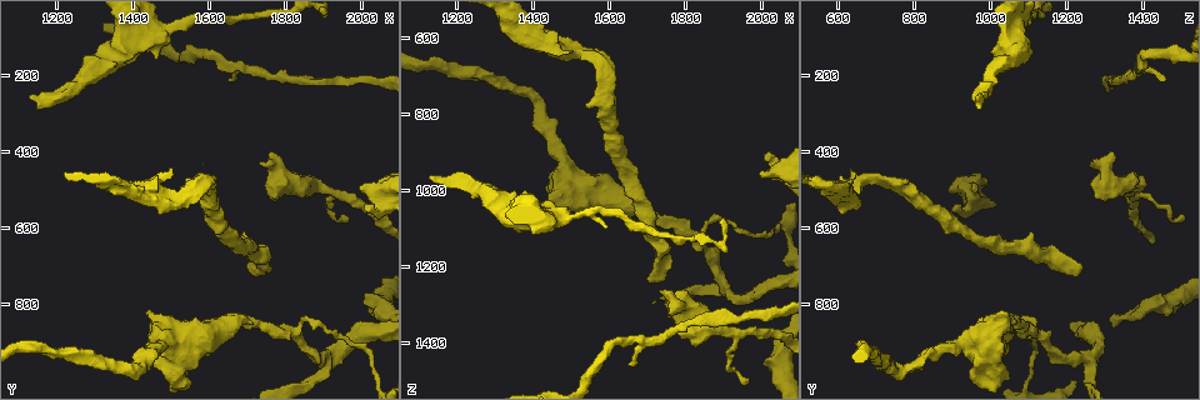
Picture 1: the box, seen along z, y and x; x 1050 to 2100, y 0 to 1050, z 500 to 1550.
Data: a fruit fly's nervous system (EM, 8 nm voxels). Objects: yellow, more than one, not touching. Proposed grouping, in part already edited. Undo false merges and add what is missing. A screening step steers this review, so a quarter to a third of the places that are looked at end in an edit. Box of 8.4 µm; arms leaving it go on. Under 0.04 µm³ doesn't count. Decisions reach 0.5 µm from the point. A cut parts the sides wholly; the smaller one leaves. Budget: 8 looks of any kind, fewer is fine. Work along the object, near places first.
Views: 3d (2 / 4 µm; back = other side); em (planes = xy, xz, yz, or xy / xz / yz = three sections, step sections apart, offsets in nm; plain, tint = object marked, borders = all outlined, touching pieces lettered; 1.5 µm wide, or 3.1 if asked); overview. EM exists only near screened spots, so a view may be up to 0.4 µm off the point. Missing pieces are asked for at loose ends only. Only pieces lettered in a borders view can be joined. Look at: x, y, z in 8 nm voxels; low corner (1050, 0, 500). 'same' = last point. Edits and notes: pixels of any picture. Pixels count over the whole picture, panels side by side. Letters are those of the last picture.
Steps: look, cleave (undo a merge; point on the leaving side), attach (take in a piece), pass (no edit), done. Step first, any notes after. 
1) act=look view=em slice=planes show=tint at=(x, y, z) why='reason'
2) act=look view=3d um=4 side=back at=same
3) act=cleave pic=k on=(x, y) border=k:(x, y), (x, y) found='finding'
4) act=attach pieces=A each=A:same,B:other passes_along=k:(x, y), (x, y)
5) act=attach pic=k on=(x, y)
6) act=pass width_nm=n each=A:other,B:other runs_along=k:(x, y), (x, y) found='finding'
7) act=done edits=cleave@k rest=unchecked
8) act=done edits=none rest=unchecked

act=look view=em slice=planes show=borders at=(1120, 255, 960) why='free end'

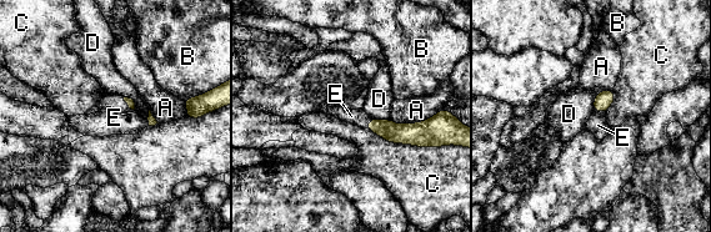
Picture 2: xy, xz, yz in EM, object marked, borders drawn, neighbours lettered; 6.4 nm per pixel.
act=attach pieces=E each=A:other,B:other,C:other,D:other,E:same passes_along=2:(602, 101), (600, 111), (597, 125) found='the neuron continues'

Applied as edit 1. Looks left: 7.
act=look view=overview

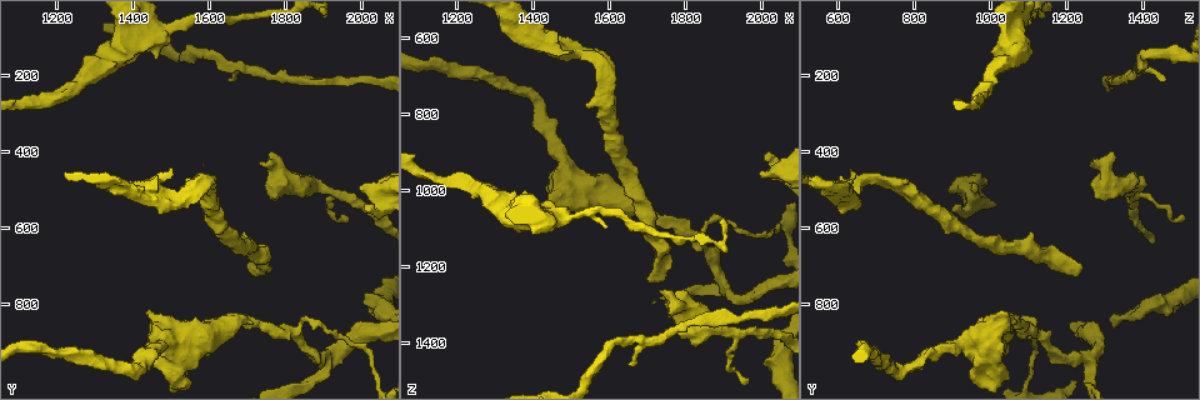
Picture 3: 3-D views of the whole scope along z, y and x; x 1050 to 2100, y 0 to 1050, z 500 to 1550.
act=look view=em slice=planes show=plain at=(1435, 820, 1040) why='thick end'

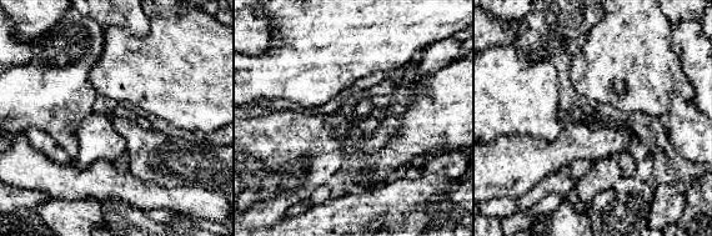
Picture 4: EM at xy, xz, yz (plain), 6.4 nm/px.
act=look view=em slice=planes show=borders at=same why='what lies round it'

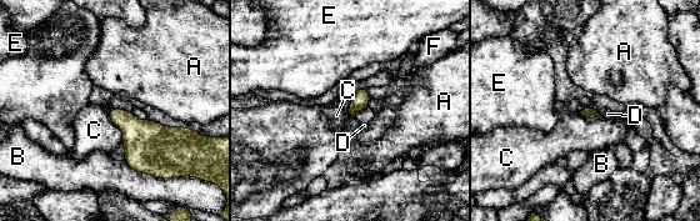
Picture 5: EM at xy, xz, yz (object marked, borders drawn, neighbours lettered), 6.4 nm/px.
act=pass each=A:other,B:other,C:other,D:other,E:other,F:other border=5:(108, 110), (121, 130), (123, 142) found='none of them fits'

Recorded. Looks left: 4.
act=look view=3d um=4 at=(1430, 945, 815)

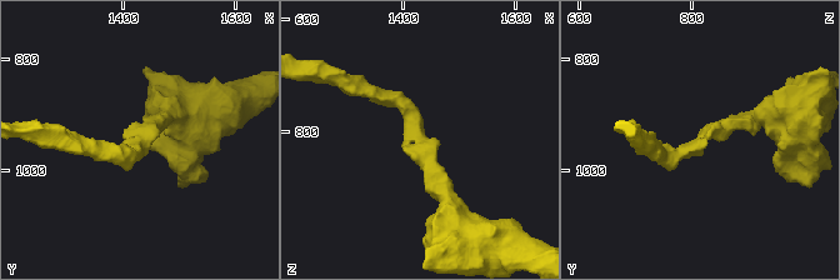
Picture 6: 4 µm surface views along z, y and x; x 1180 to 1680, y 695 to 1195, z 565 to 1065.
act=look view=em slice=xy step=4 show=tint at=(1435, 945, 815) arm_widths_nm=220,260 why='need the tissue'

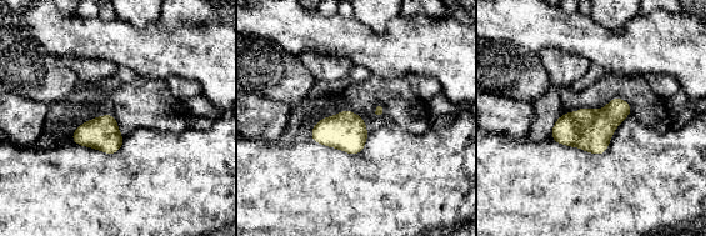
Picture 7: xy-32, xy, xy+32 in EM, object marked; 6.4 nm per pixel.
act=look view=em slice=planes show=borders at=same

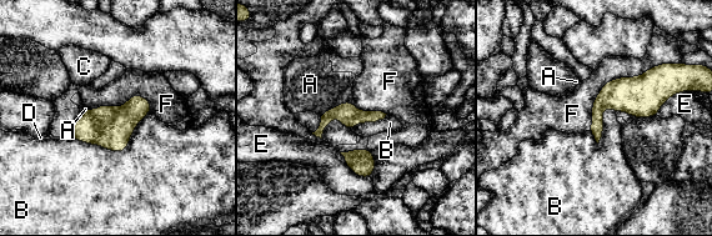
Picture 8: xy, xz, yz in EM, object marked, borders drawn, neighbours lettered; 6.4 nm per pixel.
act=pass each=A:other,B:other,C:other,D:other,E:other,F:other runs_along=8:(381, 115), (332, 114), (319, 134) found='one neuron here'

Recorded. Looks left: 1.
act=done edits=attach@2 rest=unchecked

